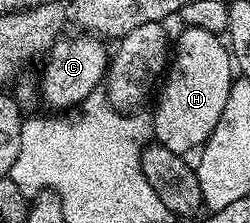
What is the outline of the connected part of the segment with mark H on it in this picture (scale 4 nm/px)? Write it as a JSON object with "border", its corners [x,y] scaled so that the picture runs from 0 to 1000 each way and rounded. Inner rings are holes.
{"border":[[[740,121],[696,179],[684,260],[628,439],[628,489],[604,507],[616,628],[708,691],[752,691],[756,673],[800,664],[856,587],[908,457],[932,368],[932,278],[912,206],[872,157],[832,148],[820,130]]]}

